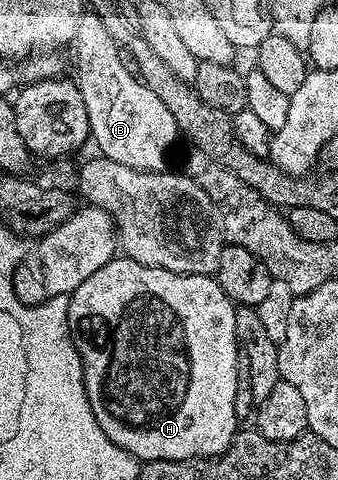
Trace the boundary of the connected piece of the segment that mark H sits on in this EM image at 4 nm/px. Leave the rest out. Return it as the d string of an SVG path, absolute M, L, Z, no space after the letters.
M124 255L114 256L95 275L83 279L79 287L69 297L69 334L79 351L83 363L83 383L87 387L87 399L103 435L111 439L123 451L127 451L138 462L147 461L194 461L196 457L217 457L233 441L239 431L239 420L235 413L235 391L237 383L237 366L239 364L239 346L235 335L235 315L237 309L233 301L219 287L216 276L183 275L175 271L163 271L159 267L147 267L135 263Z

